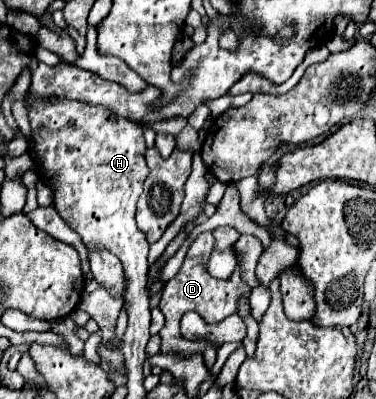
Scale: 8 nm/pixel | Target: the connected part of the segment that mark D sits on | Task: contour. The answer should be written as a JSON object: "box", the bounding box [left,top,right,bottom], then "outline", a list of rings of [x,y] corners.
{"box":[159,231,251,353],"outline":[[[207,231],[207,233],[201,233],[193,245],[189,247],[187,255],[185,255],[185,261],[179,269],[179,273],[167,281],[165,289],[163,289],[163,295],[161,295],[161,303],[159,303],[159,309],[163,311],[165,315],[165,327],[161,329],[161,339],[163,339],[163,347],[161,351],[163,353],[169,353],[169,351],[181,351],[181,353],[203,353],[205,349],[205,341],[185,341],[179,333],[179,321],[181,317],[187,313],[187,311],[197,311],[207,323],[219,323],[223,321],[225,317],[233,315],[237,311],[237,299],[239,297],[249,297],[251,295],[251,289],[241,281],[239,277],[239,265],[233,273],[231,279],[225,279],[225,281],[219,281],[219,279],[213,279],[209,273],[207,273],[207,259],[211,255],[211,249],[213,249],[213,235]]]}

